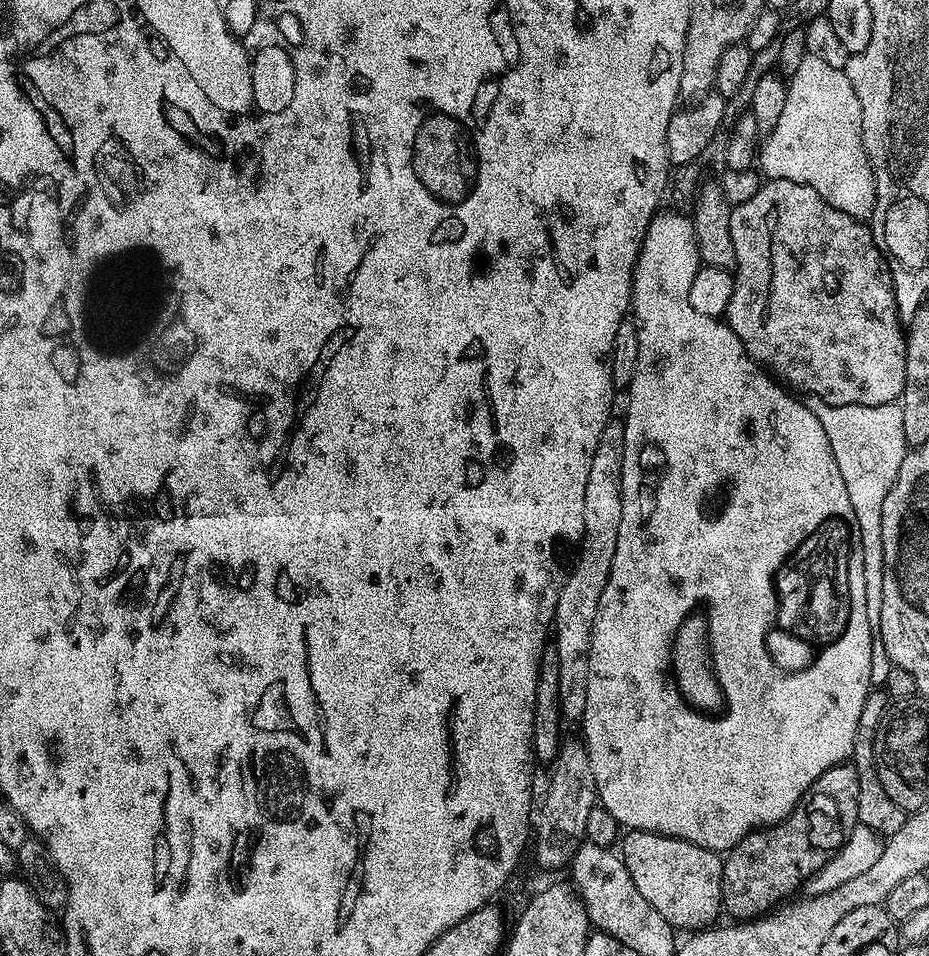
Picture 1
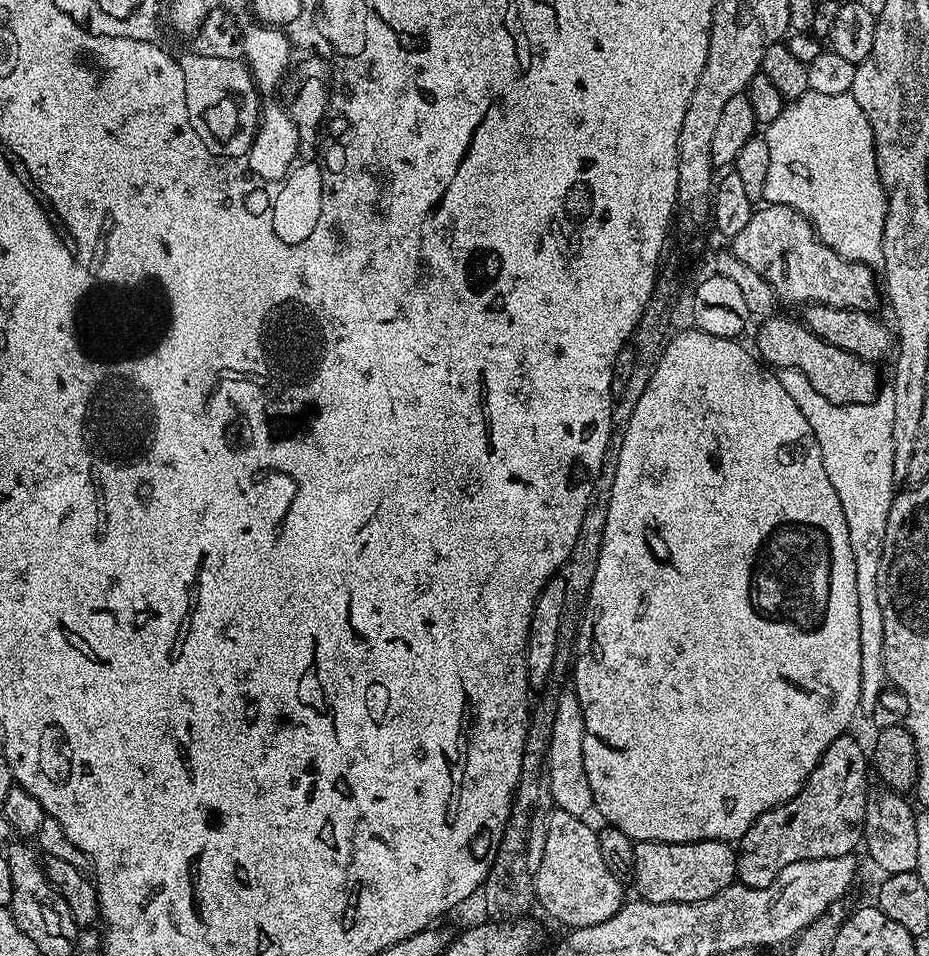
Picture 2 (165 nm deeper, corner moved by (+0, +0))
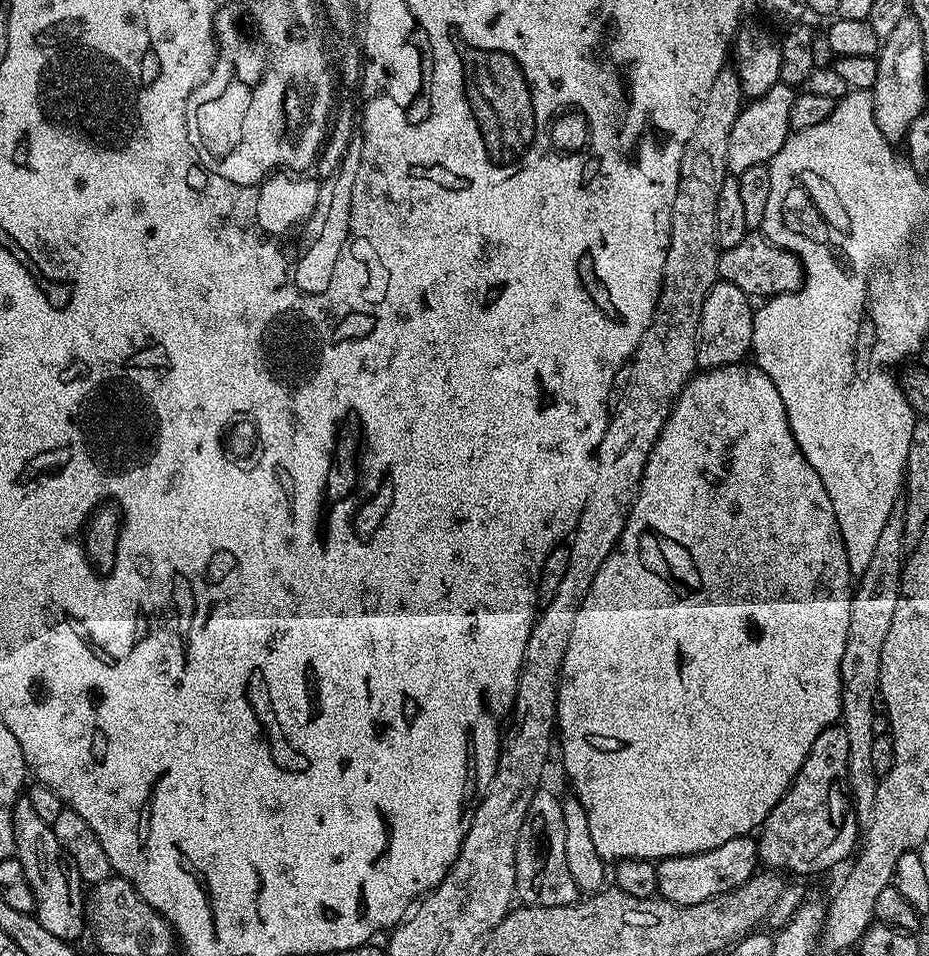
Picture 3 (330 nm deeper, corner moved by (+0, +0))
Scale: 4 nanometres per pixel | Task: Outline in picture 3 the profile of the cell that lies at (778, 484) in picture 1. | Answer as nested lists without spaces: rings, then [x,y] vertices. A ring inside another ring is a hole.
[[[741,362],[700,370],[684,385],[680,396],[672,406],[672,413],[662,426],[654,446],[650,450],[650,458],[644,467],[644,479],[636,489],[632,508],[628,511],[628,521],[620,531],[620,538],[615,548],[602,562],[598,574],[594,574],[594,582],[580,603],[578,614],[574,618],[574,630],[570,630],[570,646],[566,646],[566,658],[560,671],[558,686],[558,702],[556,703],[556,727],[558,729],[558,756],[564,759],[564,772],[572,783],[575,799],[582,802],[586,810],[586,818],[590,818],[590,834],[594,837],[594,850],[598,850],[600,859],[605,862],[617,860],[650,860],[659,862],[671,856],[689,856],[706,850],[714,850],[714,846],[722,846],[722,842],[730,842],[730,838],[747,836],[755,833],[763,825],[764,820],[774,810],[776,803],[784,797],[786,790],[794,782],[794,778],[802,770],[802,762],[810,754],[810,746],[814,746],[814,738],[822,734],[830,725],[840,720],[842,706],[842,682],[840,667],[842,666],[842,650],[846,650],[846,630],[850,630],[850,602],[854,591],[854,577],[850,570],[850,562],[846,558],[846,546],[842,542],[842,534],[838,530],[838,518],[834,518],[834,506],[830,502],[830,494],[826,494],[826,486],[822,486],[822,478],[806,462],[800,453],[798,442],[790,430],[790,422],[786,418],[786,406],[782,406],[782,394],[778,394],[778,386],[770,382],[770,378],[762,369],[752,362]]]

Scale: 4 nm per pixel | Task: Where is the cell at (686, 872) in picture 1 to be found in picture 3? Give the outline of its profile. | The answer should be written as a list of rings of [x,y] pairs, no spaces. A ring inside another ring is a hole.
[[[751,835],[739,836],[730,838],[730,842],[722,842],[722,846],[714,846],[714,850],[661,860],[656,864],[658,893],[663,899],[675,904],[694,906],[718,894],[732,892],[756,875],[760,859],[756,846],[757,841]]]

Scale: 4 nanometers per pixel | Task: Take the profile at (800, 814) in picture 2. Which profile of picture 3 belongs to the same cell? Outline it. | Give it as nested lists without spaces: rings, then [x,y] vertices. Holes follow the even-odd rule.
[[[843,723],[830,725],[826,730],[822,730],[822,734],[818,734],[818,738],[814,738],[814,746],[810,746],[810,754],[806,762],[802,762],[802,770],[796,775],[784,797],[776,803],[774,810],[770,810],[759,829],[756,849],[760,855],[759,863],[765,869],[775,870],[781,874],[797,872],[800,876],[812,876],[815,872],[828,872],[831,868],[838,867],[844,859],[847,861],[857,851],[858,821],[856,813],[850,807],[848,791],[849,758],[850,738],[846,738]]]

